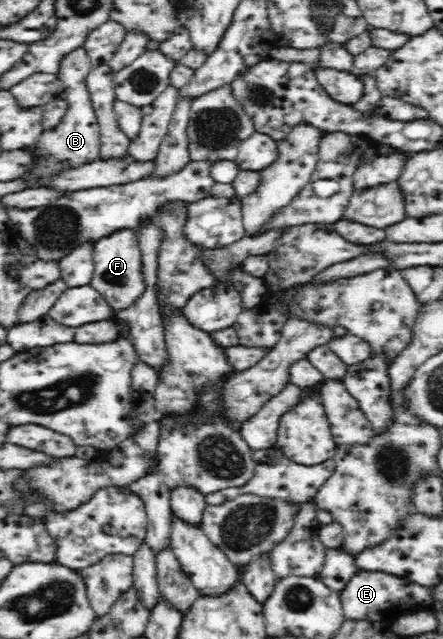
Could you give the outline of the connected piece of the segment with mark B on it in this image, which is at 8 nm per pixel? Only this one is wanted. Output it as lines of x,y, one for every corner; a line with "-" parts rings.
83,46
73,49
60,60
58,79
61,81
60,99
68,102
66,115
52,131
42,133
38,142
32,146
34,163
30,172
24,173
20,180
28,184
28,188
38,188
44,178
56,175
58,172
74,169
76,166
99,159
100,133
99,123
90,101
90,92
86,85
87,75
92,67
88,52

